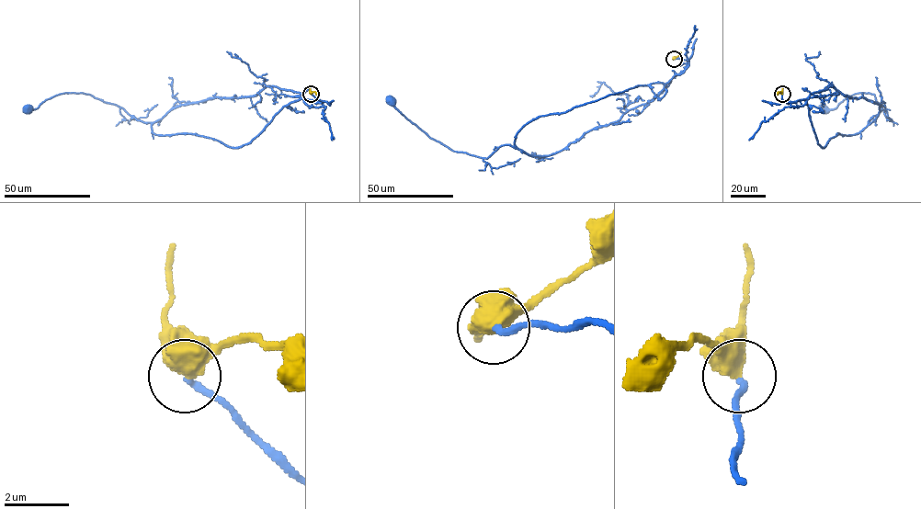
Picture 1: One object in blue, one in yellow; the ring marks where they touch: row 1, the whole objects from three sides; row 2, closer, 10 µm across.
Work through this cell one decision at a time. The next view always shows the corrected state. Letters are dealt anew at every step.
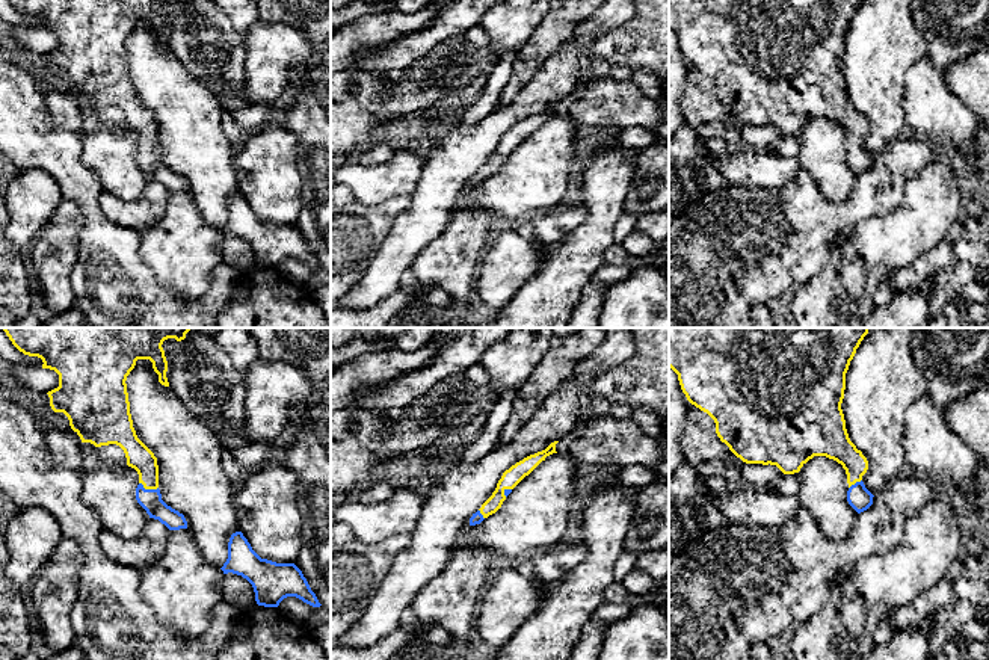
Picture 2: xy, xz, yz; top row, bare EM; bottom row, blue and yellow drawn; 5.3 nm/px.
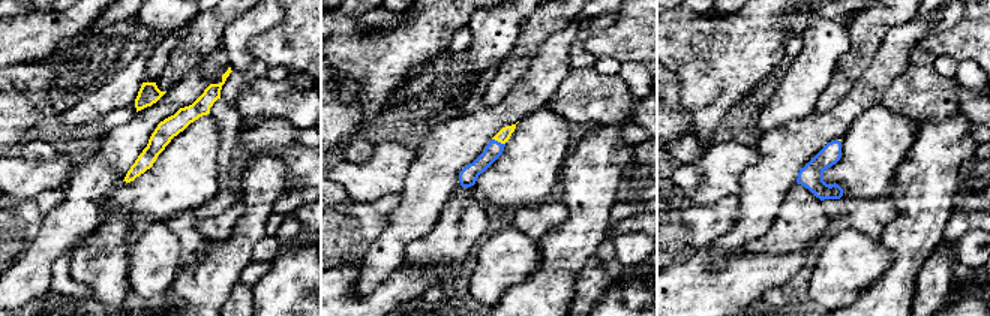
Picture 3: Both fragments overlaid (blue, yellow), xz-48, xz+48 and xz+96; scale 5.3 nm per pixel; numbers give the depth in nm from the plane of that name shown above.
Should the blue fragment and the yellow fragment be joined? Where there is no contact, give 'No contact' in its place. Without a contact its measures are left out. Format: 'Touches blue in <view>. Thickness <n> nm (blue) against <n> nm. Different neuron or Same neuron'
Touches blue in xy. Thickness 110 nm (blue) against 140 nm. Same neuron

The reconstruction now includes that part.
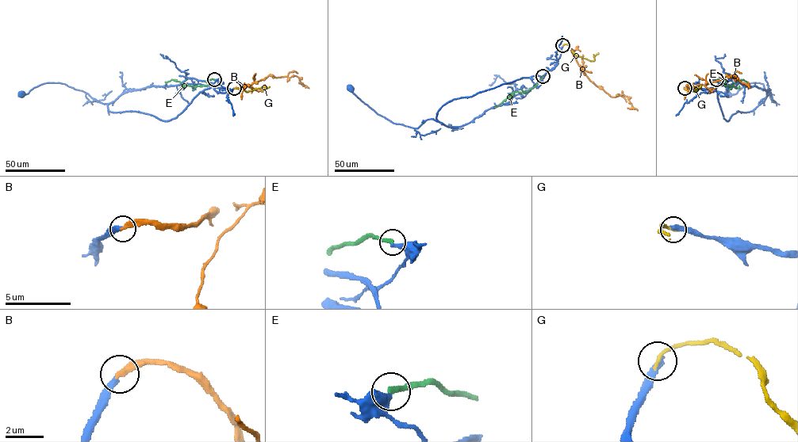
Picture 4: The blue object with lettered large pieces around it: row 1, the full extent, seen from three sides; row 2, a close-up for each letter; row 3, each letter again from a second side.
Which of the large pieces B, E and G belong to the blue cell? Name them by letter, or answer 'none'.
B

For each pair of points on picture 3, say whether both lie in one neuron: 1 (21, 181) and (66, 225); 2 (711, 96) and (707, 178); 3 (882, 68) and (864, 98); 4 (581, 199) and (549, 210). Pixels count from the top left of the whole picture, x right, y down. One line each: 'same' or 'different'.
1: different
2: different
3: same
4: different

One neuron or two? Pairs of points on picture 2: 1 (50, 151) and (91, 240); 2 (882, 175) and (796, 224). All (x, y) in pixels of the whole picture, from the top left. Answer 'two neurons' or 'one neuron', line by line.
1: one neuron
2: one neuron

